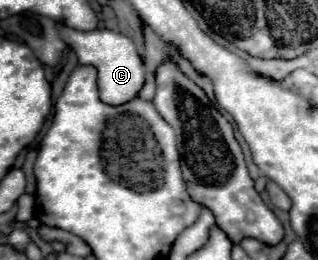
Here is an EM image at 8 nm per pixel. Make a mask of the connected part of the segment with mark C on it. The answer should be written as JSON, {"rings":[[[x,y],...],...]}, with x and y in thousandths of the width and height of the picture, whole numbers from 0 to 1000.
{"rings":[[[186,92],[186,138],[198,146],[204,169],[217,169],[242,223],[248,246],[292,246],[311,269],[311,346],[318,346],[318,385],[336,400],[387,400],[412,377],[425,377],[456,315],[456,277],[450,277],[450,238],[425,192],[425,169],[412,146],[355,123],[355,115],[286,115],[286,123],[248,123],[236,108],[211,108],[204,92]]]}

